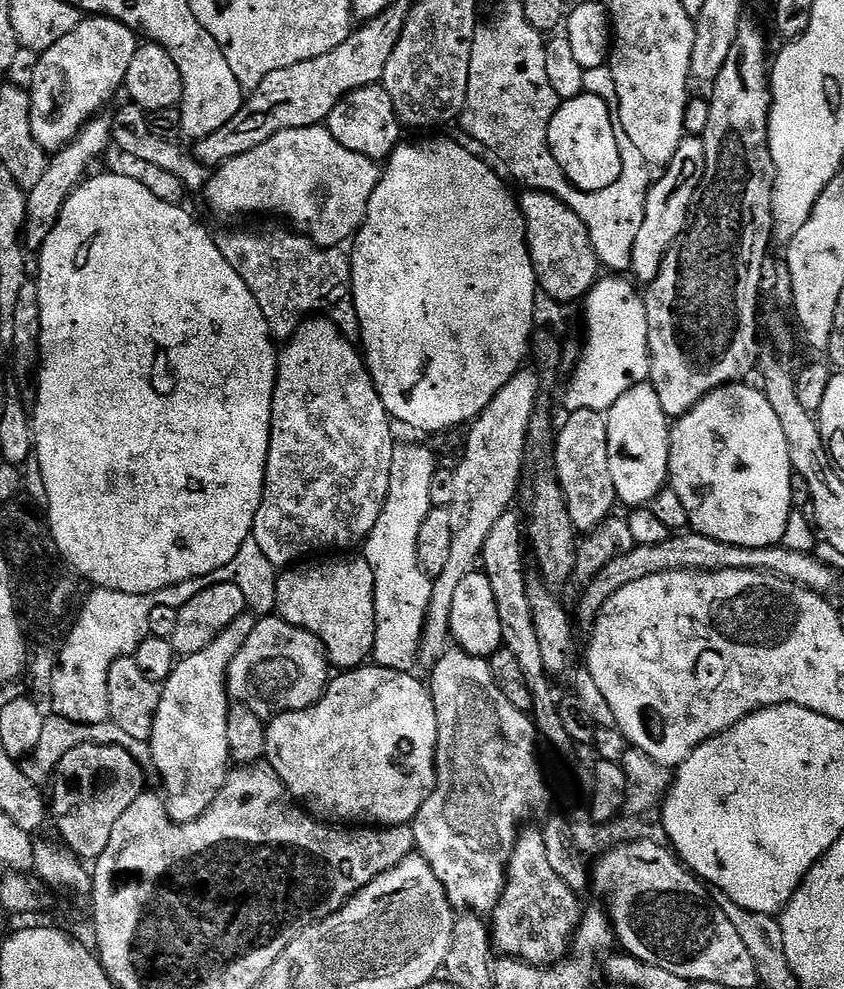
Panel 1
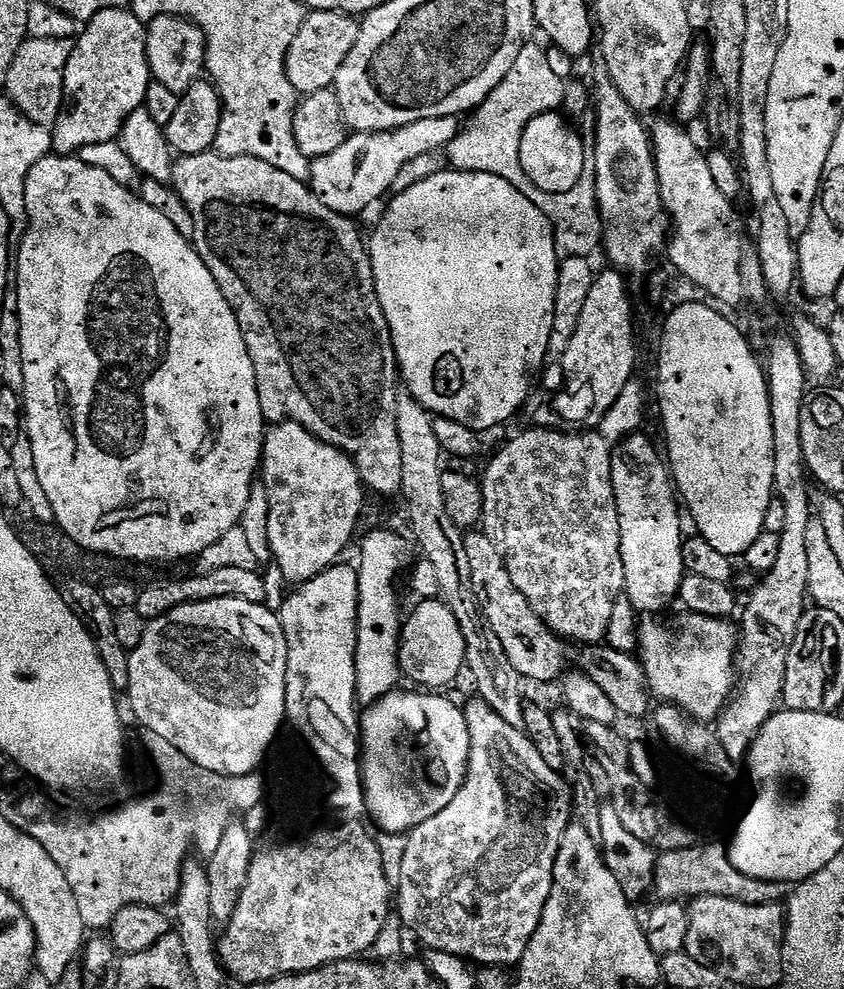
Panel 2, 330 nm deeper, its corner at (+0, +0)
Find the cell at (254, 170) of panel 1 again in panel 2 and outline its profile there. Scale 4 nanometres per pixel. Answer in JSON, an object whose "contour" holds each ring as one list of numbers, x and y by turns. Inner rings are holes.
{"contour":[[443,116,422,118,422,122,410,122,410,126,385,132,357,132,349,135,348,140,342,142,338,150,334,150,334,154,326,154,311,161,310,187,339,216,359,217,359,212,366,211,375,200,383,201,392,192,394,178,406,162,428,151,447,149,449,142,460,133,461,127,457,117]]}

